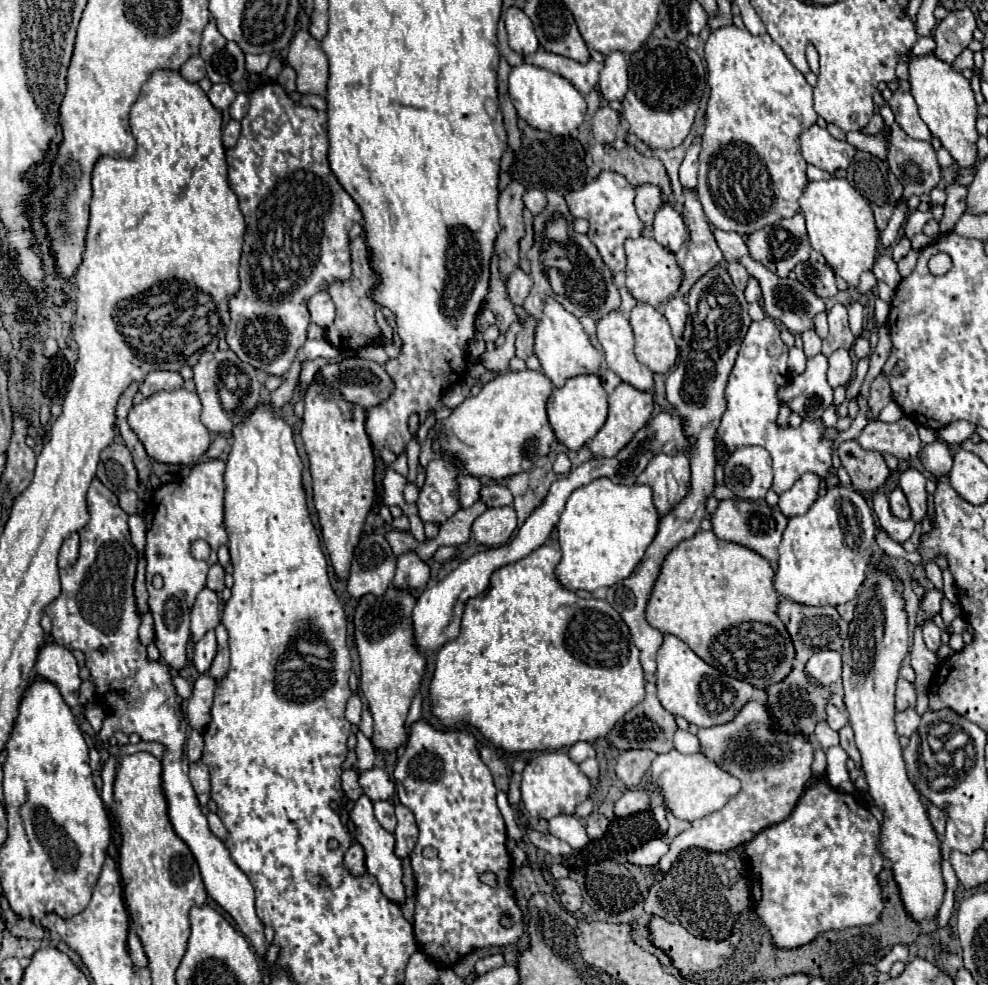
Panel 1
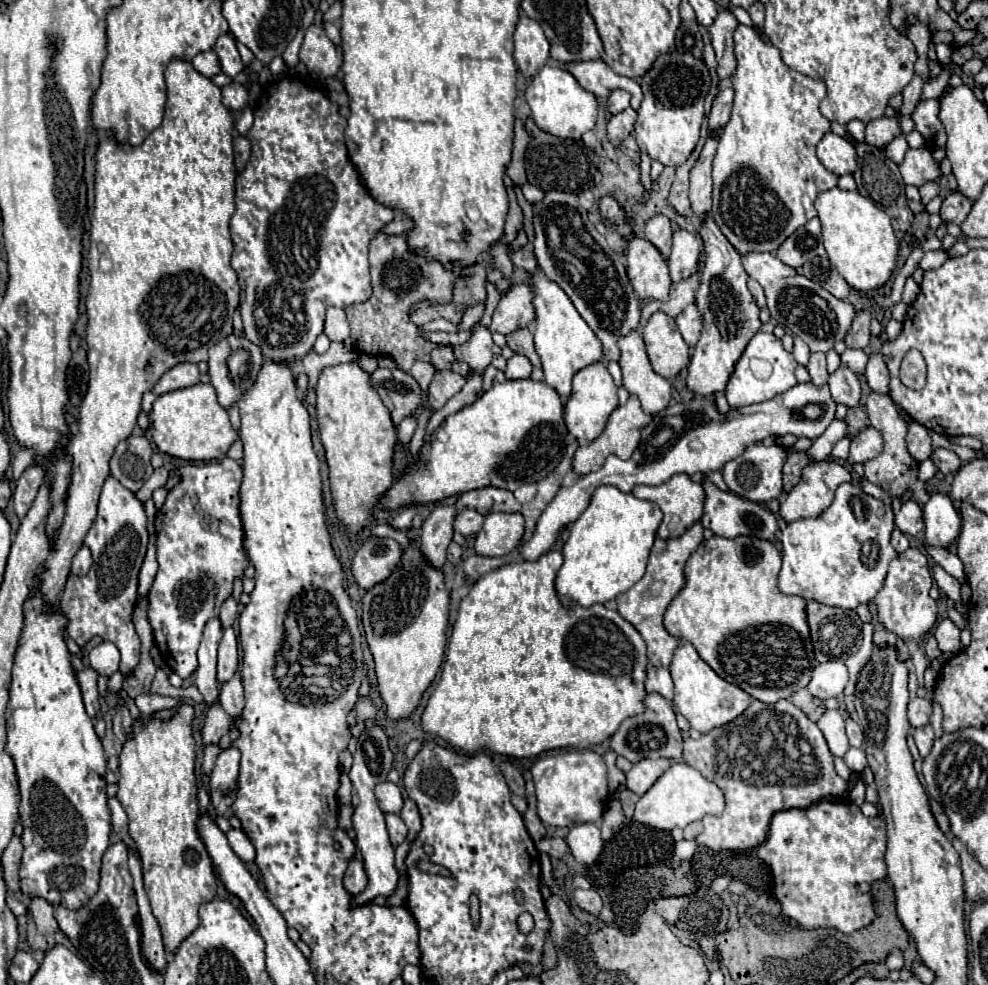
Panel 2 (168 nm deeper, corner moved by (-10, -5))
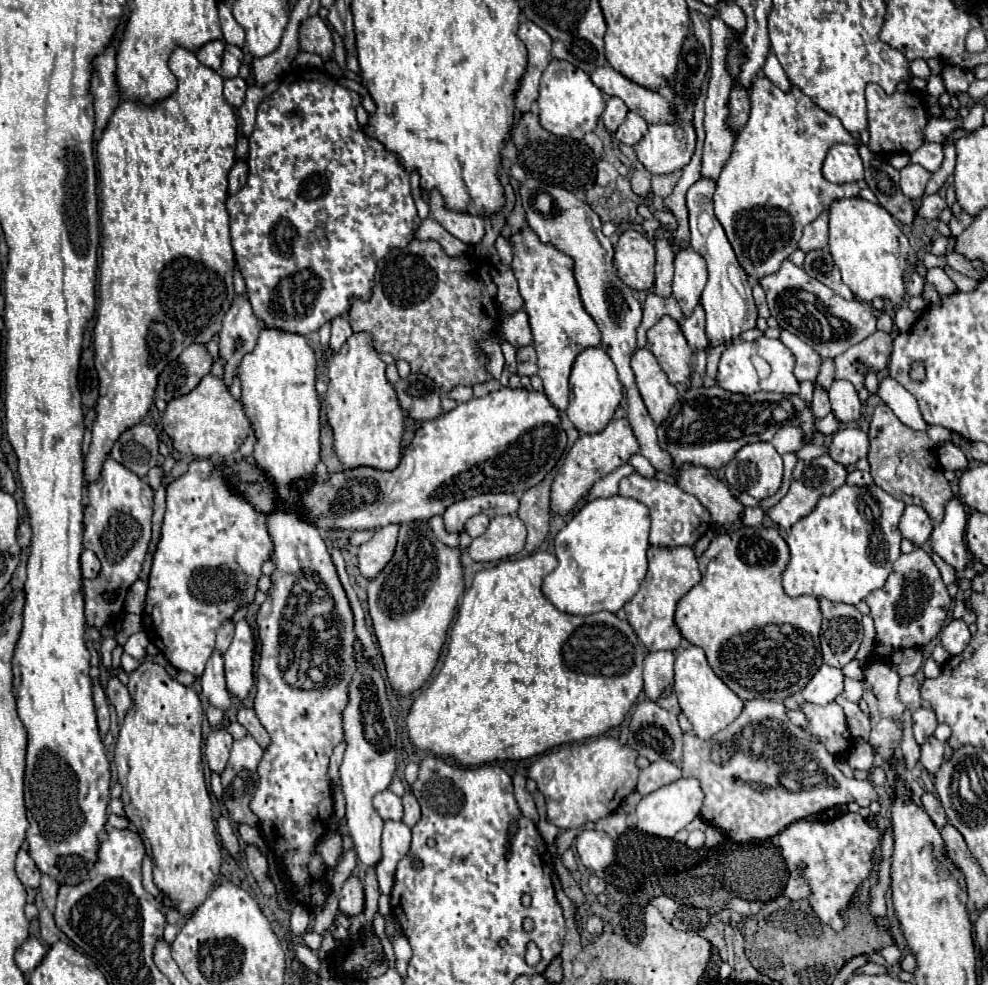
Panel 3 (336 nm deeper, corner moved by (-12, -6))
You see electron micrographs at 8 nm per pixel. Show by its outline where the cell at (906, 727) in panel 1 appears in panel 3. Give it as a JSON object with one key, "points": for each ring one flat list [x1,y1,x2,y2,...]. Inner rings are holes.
{"points":[[934,736,928,738,928,742,922,744,920,762,924,764,924,768,926,768,930,774,934,774,934,772,940,768,942,760,944,760,944,754,942,754,942,752,944,752,944,746,942,746,942,742,938,742]]}

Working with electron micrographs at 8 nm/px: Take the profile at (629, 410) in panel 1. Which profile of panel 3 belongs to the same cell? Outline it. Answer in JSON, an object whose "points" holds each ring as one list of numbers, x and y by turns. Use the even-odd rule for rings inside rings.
{"points":[[628,418,612,420,598,436,596,434,580,436,576,440,576,444,572,446,570,454,566,456,564,466,560,468,560,472,556,474,556,478,552,482,552,508,560,514,568,514,586,496,586,492,592,488,592,484,596,480,604,478,612,470,626,464,628,458,632,454,636,454,638,450,640,450,640,444,630,428]]}

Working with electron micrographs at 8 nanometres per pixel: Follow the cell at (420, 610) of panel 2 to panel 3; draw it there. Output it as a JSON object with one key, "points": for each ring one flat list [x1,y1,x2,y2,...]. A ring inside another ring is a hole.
{"points":[[426,522,402,524,394,558,368,586,374,634,384,656,388,682,398,696,410,696,432,676,462,592,458,548,444,546]]}

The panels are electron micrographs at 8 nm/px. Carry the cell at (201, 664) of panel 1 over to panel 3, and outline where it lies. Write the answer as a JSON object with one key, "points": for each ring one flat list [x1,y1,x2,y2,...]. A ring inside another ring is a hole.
{"points":[[246,620,236,624,234,640,224,654,224,672,226,672,226,688,236,698,246,698,254,686,252,662,254,658,254,638]]}

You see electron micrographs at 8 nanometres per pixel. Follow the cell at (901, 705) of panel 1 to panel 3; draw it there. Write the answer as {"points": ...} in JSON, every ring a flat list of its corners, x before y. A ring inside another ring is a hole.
{"points":[[922,706,920,710,912,712,912,718,914,718,914,738,916,738,918,744,922,744,928,736,934,734,934,730,938,726,936,714,934,714,932,708]]}

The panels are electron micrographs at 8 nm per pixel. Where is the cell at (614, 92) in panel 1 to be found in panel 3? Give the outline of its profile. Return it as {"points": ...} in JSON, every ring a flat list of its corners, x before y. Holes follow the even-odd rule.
{"points":[[610,98,608,104,606,104,606,110,602,114,602,120,604,120,604,124,606,124,606,128,610,132,616,132,616,128,622,124,622,120,626,118,626,114,628,114,628,108,626,108,624,100]]}

